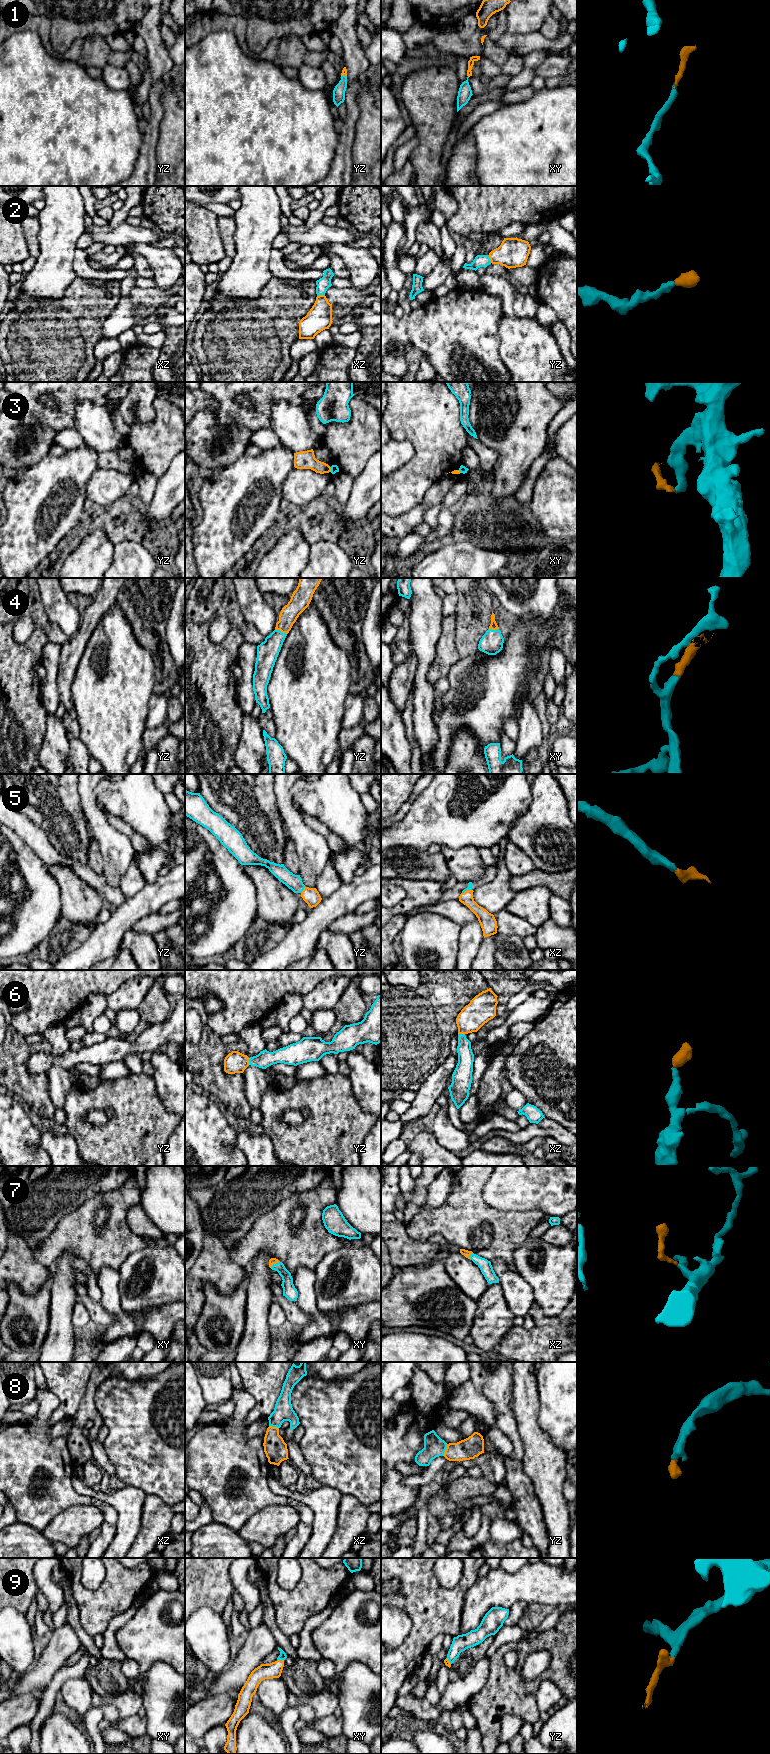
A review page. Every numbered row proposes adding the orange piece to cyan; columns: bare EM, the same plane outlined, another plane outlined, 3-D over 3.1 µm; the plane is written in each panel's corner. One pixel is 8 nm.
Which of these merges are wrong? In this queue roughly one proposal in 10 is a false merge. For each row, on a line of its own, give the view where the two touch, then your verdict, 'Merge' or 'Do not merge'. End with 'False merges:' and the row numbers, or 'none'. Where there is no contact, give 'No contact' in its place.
1: Touches cyan in yz. Merge
2: Touches cyan in xz. Merge
3: Touches cyan in yz. Do not merge
4: Touches cyan in yz. Merge
5: Touches cyan in yz. Merge
6: Touches cyan in yz. Merge
7: Touches cyan in xy. Merge
8: Touches cyan in yz. Merge
9: Touches cyan in xy. Merge
False merges: 3

